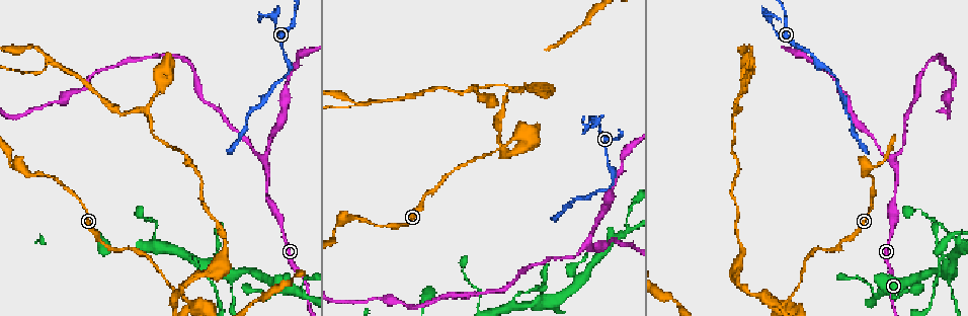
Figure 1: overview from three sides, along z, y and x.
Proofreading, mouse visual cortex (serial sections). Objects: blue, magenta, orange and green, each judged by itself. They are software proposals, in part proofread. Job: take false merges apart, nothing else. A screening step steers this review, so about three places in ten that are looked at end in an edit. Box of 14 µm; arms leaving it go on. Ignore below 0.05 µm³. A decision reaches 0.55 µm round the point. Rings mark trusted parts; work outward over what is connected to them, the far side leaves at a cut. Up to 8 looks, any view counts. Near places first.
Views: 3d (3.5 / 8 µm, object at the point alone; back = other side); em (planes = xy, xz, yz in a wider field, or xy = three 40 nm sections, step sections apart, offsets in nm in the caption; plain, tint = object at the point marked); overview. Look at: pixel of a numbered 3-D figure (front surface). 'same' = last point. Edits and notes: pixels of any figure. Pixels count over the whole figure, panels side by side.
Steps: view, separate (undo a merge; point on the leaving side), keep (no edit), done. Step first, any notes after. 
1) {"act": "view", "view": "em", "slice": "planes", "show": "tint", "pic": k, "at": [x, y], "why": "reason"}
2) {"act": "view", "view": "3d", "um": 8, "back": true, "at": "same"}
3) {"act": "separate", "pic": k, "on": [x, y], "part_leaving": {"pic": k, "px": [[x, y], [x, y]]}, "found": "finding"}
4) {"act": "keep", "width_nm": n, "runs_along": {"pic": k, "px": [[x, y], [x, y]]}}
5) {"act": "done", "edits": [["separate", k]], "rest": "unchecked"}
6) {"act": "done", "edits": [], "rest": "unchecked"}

{"act": "view", "view": "3d", "um": 3.5, "pic": 1, "at": [189, 257], "why": "side arm on a straight run"}

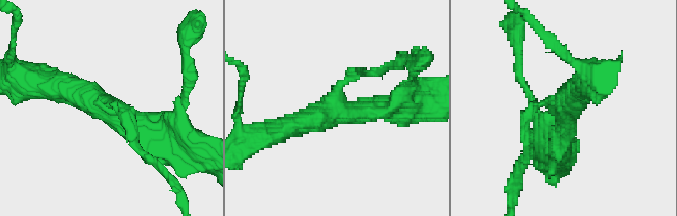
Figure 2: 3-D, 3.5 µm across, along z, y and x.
{"act": "view", "view": "em", "slice": "xy", "step": 1, "show": "tint", "pic": 2, "at": [567, 108], "arms": 3, "arm_widths_nm": [150, 350, 350]}

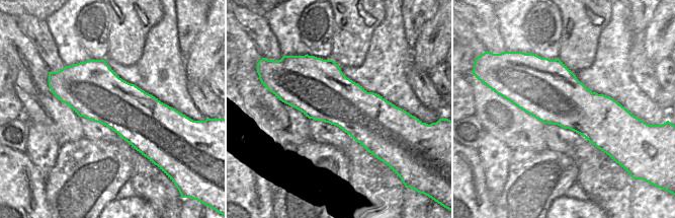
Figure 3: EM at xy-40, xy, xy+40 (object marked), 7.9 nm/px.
{"act": "keep", "runs_along": {"pic": 2, "px": [[168, 140], [50, 87]]}, "found": "all the same cell"}

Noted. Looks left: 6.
{"act": "view", "view": "3d", "um": 3.5, "pic": 1, "at": [512, 137], "why": "abrupt turn"}

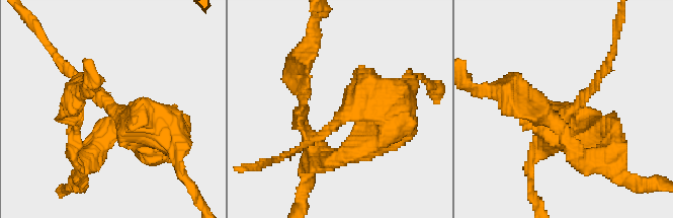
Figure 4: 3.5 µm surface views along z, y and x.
{"act": "view", "view": "em", "slice": "xy", "step": 2, "show": "tint", "pic": 4, "at": [573, 109], "why": "need the tissue"}

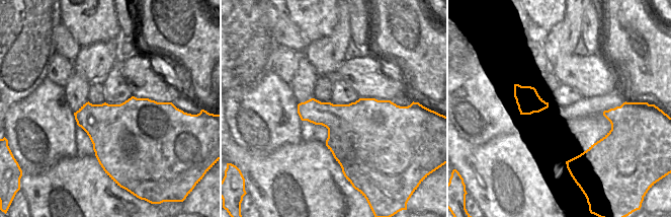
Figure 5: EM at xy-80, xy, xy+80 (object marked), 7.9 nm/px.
{"act": "separate", "pic": 4, "on": [306, 108], "part_leaving": {"pic": 4, "px": [[559, 121], [577, 139], [608, 130]]}, "found": "two cells meet here"}

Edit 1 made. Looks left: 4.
{"act": "view", "view": "3d", "um": 3.5, "pic": 1, "at": [274, 19]}

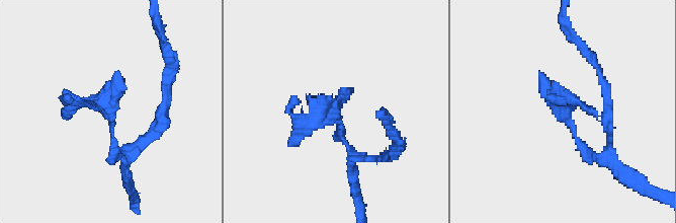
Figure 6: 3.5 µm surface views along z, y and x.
{"act": "view", "view": "em", "slice": "xy", "step": 5, "show": "tint", "pic": 6, "at": [566, 108]}

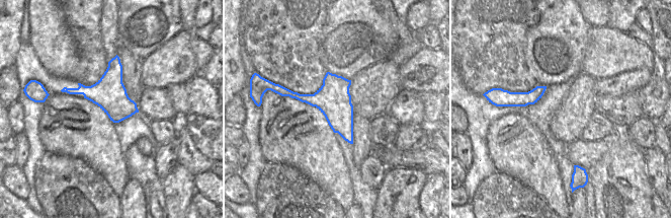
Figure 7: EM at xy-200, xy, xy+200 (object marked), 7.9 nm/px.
{"act": "keep", "width_nm": 280, "runs_along": {"pic": 7, "px": [[274, 88], [319, 99], [350, 140]]}, "found": "continuous, no second cell"}

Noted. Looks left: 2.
{"act": "done", "edits": [["separate", 4]], "rest": "unchecked"}

